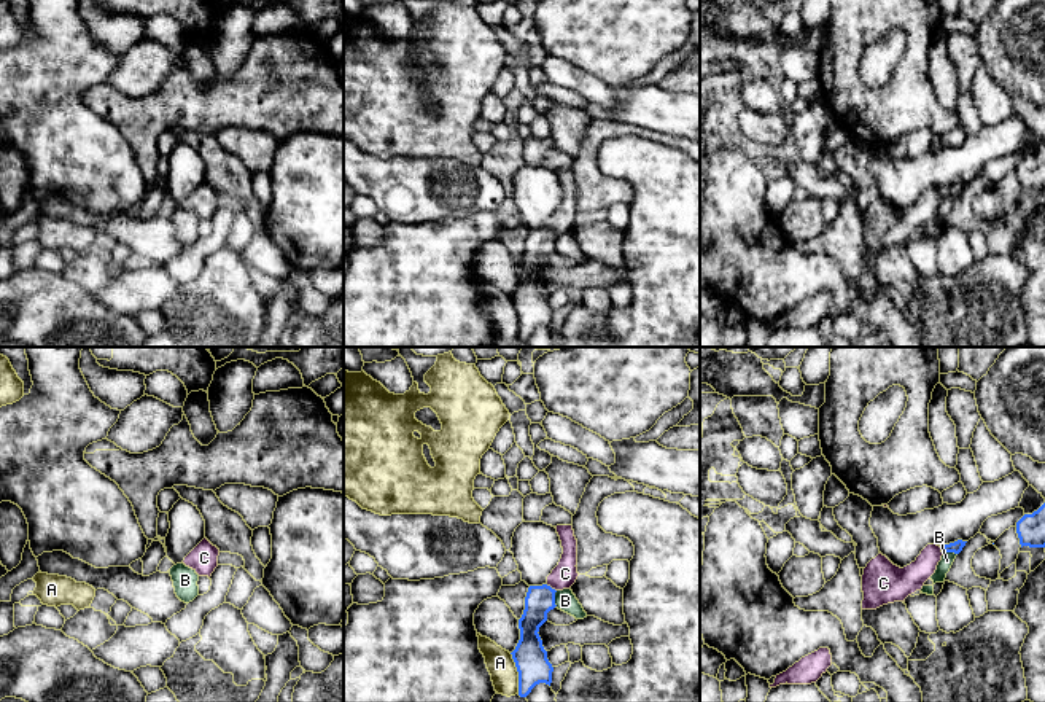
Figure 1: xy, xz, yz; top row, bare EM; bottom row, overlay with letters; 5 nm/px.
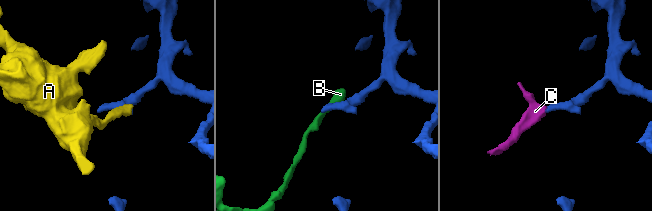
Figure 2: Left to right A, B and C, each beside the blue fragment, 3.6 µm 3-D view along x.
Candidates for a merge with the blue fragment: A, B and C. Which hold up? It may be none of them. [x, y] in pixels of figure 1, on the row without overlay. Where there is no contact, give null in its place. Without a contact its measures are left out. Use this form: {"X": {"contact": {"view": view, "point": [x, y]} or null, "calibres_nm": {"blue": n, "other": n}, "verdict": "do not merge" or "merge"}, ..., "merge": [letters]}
{"A": {"contact": {"view": "xz", "point": [519, 317]}, "calibres_nm": {"blue": 170, "other": 140}, "verdict": "do not merge"}, "B": {"contact": {"view": "xz", "point": [554, 242]}, "calibres_nm": {"blue": 150, "other": 110}, "verdict": "do not merge"}, "C": {"contact": {"view": "xz", "point": [549, 230]}, "calibres_nm": {"blue": 150, "other": 120}, "verdict": "merge"}, "merge": ["C"]}

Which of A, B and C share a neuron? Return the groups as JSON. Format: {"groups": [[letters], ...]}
{"groups": [["A"], ["B"], ["C"]]}

